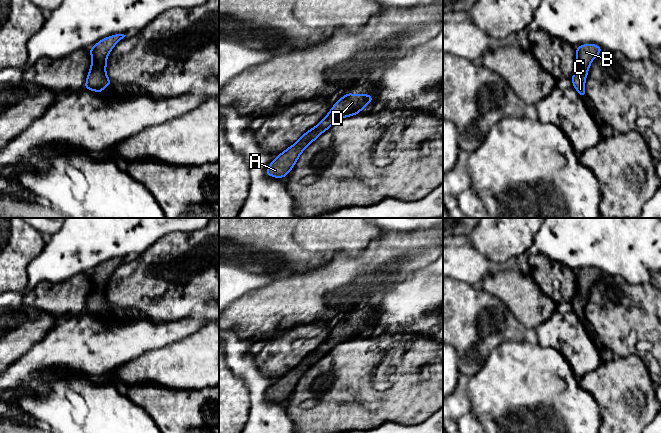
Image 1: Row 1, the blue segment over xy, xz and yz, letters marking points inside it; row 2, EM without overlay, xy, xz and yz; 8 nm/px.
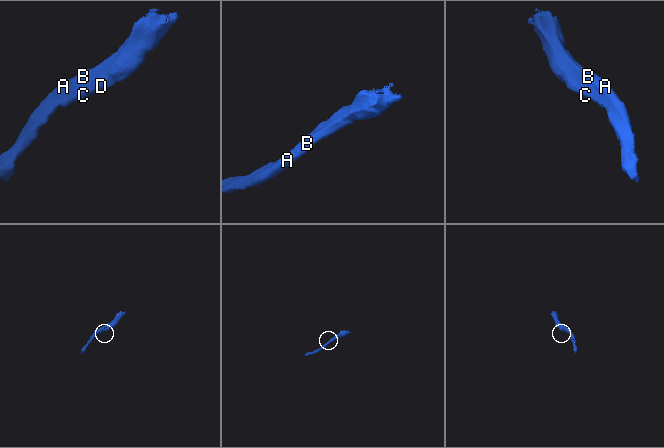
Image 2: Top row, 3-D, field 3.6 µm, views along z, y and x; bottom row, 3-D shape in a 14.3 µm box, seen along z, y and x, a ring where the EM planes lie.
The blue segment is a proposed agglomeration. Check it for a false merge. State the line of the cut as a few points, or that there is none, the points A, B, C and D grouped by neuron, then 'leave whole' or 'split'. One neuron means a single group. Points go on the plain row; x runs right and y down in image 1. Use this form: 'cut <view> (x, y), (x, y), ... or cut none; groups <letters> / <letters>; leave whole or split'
cut none; groups A B C D; leave whole

